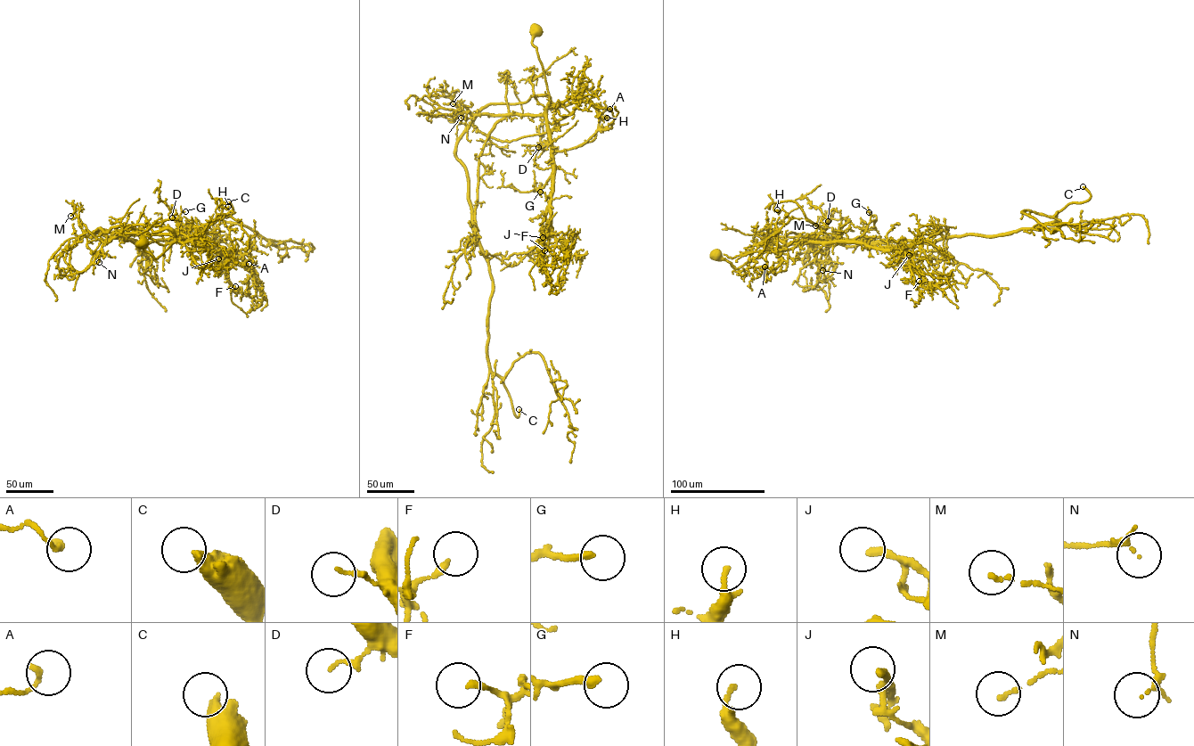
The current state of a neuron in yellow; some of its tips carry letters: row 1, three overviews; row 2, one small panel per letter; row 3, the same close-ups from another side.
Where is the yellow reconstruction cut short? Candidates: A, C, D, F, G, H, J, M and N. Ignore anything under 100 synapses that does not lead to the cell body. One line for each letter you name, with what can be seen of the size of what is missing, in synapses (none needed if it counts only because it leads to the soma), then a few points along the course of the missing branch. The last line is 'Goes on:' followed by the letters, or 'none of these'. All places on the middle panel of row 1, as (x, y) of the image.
C: 600 syn
Goes on: C

